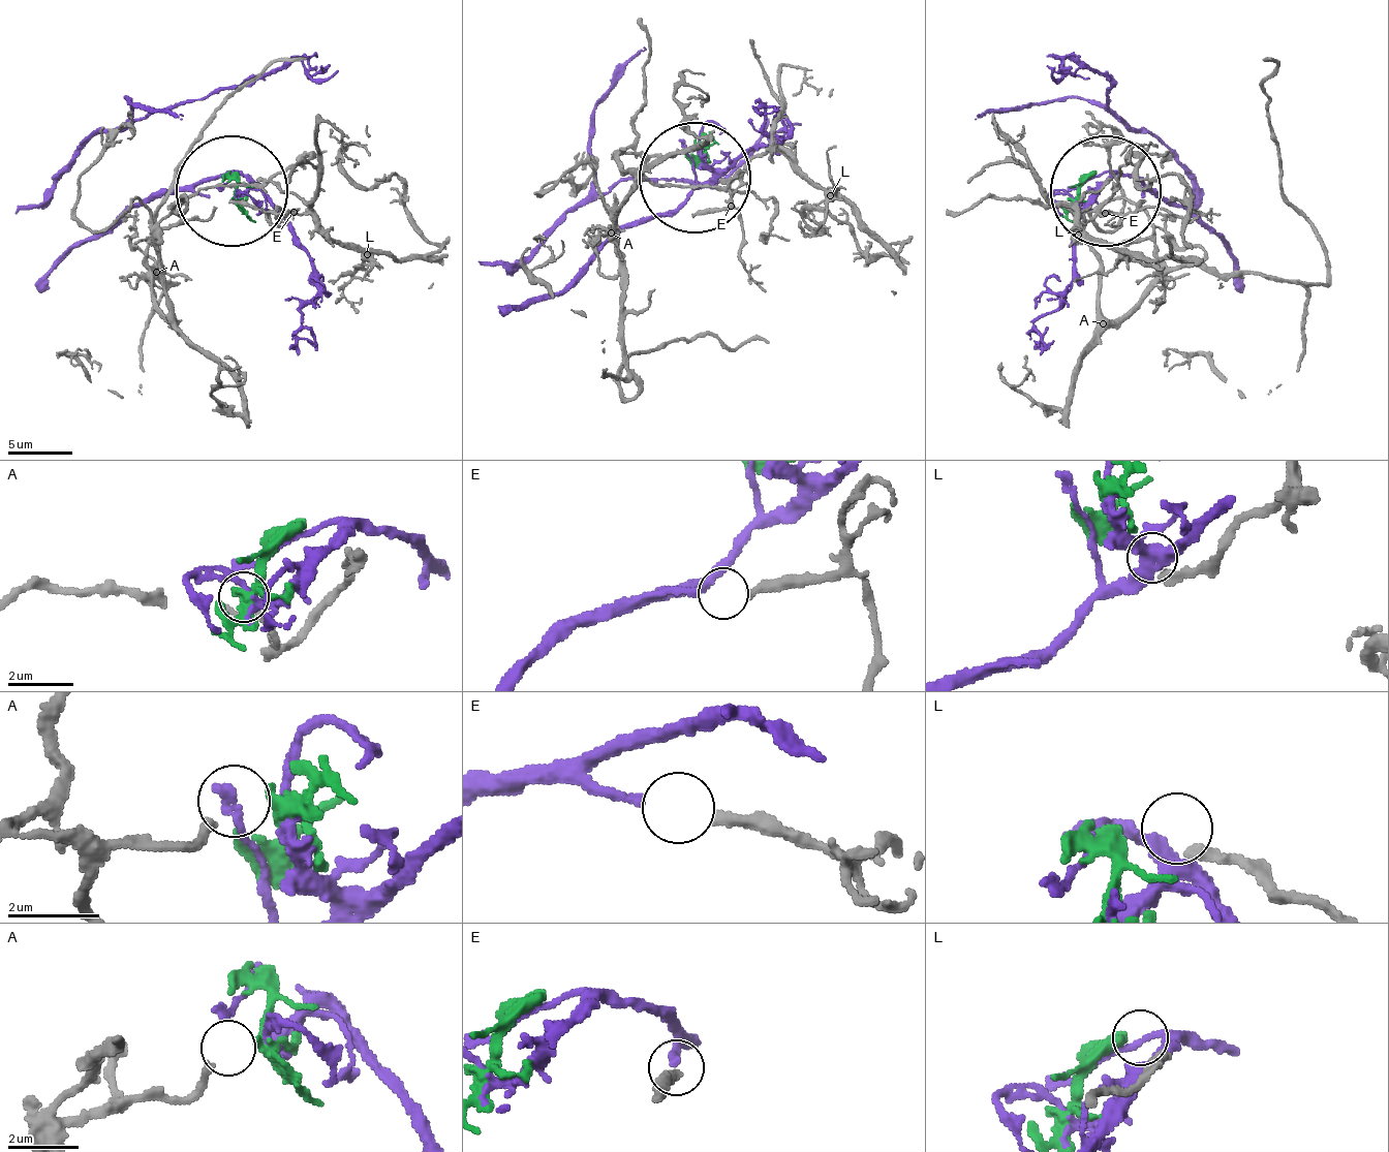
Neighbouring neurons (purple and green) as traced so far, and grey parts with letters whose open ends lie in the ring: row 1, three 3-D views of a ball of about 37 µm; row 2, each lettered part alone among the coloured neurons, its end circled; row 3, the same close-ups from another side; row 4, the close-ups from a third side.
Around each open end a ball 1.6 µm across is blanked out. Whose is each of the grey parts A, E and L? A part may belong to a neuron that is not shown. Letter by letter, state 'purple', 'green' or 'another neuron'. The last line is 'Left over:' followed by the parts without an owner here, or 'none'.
A: another neuron
E: purple
L: another neuron
Left over: A, L

